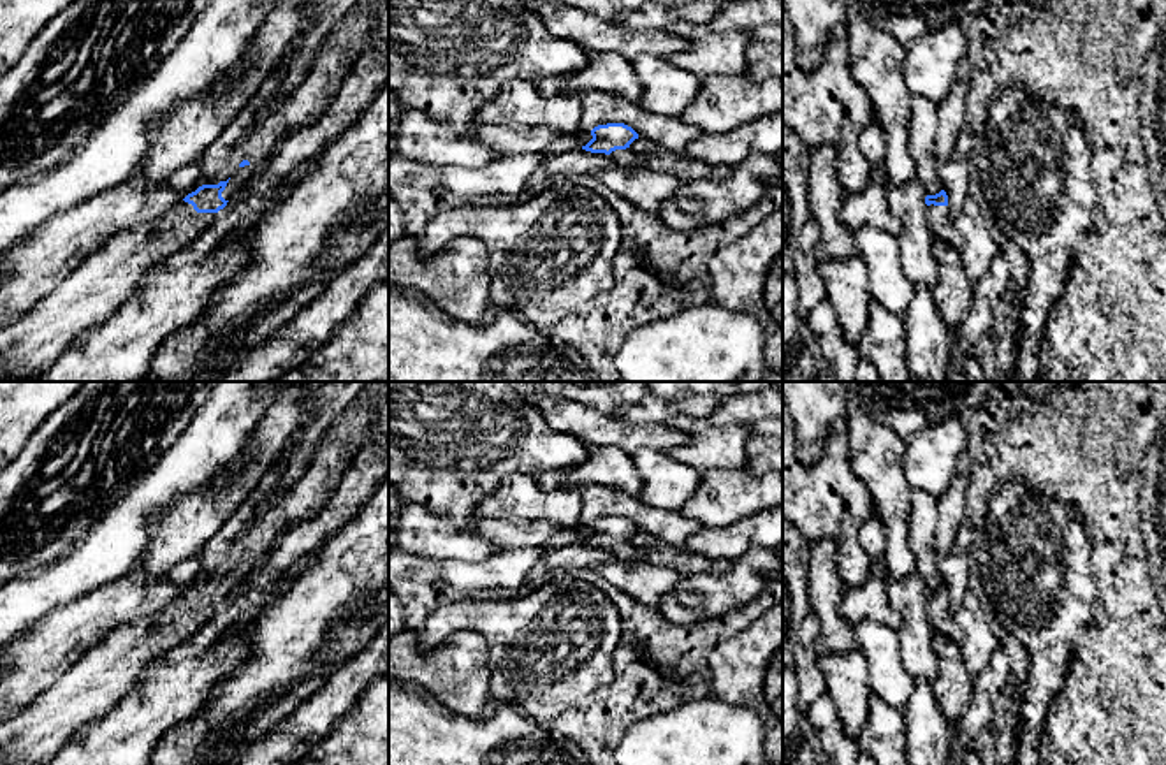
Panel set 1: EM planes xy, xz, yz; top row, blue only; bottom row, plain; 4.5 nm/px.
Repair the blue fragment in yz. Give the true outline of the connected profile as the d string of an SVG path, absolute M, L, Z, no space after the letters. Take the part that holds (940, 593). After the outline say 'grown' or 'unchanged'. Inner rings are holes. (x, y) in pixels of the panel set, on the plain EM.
M941 584L936 589L927 589L925 598L927 598L927 617L932 623L936 633L948 635L955 644L960 645L964 635L957 621L957 612L948 603L946 586Z; grown

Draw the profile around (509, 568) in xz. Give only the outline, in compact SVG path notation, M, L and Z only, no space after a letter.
M499 549L484 561L441 561L440 577L470 593L498 587L519 589L542 554L540 549Z

